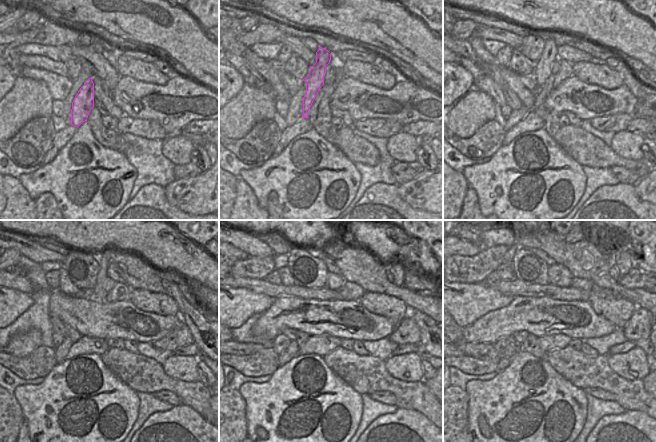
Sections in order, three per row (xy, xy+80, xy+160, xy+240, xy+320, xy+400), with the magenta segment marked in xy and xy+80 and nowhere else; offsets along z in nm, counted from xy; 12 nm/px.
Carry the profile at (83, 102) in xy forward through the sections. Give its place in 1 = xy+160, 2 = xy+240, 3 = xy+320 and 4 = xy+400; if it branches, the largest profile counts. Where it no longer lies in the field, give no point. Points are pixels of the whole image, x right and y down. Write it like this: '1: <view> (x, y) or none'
1: xy+160 (543, 66)
2: xy+240 (97, 294)
3: xy+320 (342, 240)
4: xy+400 (569, 240)

